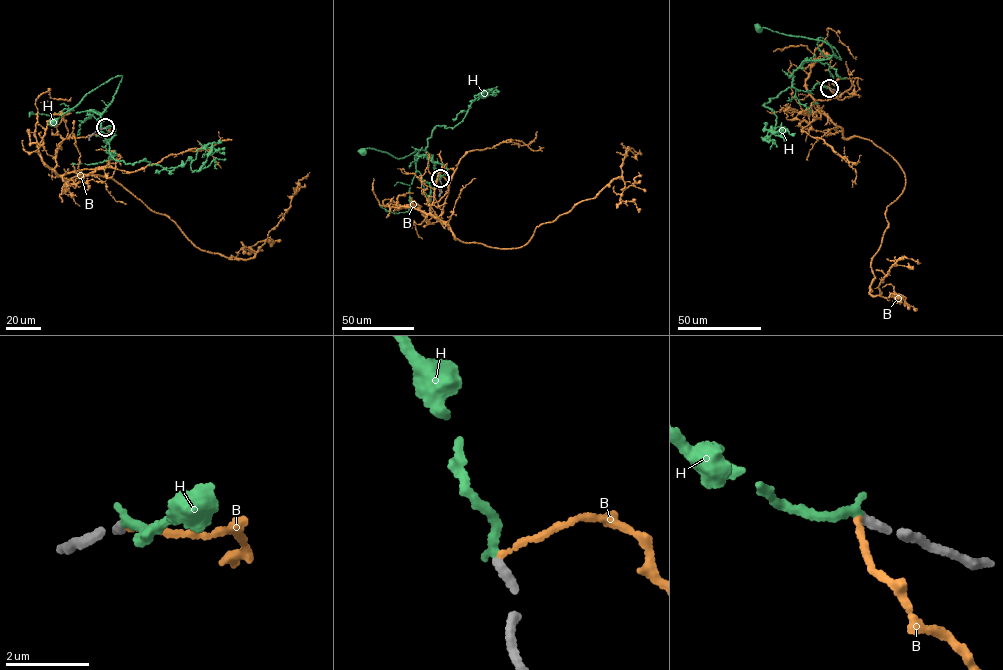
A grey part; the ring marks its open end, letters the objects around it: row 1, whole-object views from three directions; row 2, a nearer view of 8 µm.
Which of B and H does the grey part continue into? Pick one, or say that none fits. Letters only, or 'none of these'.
H

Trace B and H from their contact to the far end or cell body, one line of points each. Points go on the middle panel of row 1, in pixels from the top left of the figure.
B: (440, 178), (448, 194), (427, 222), (421, 211), (455, 239), (519, 248), (622, 178), (625, 150), (639, 149)
H: (440, 178), (438, 162), (423, 154), (415, 156), (430, 159), (425, 151), (398, 159), (367, 147), (362, 152)

